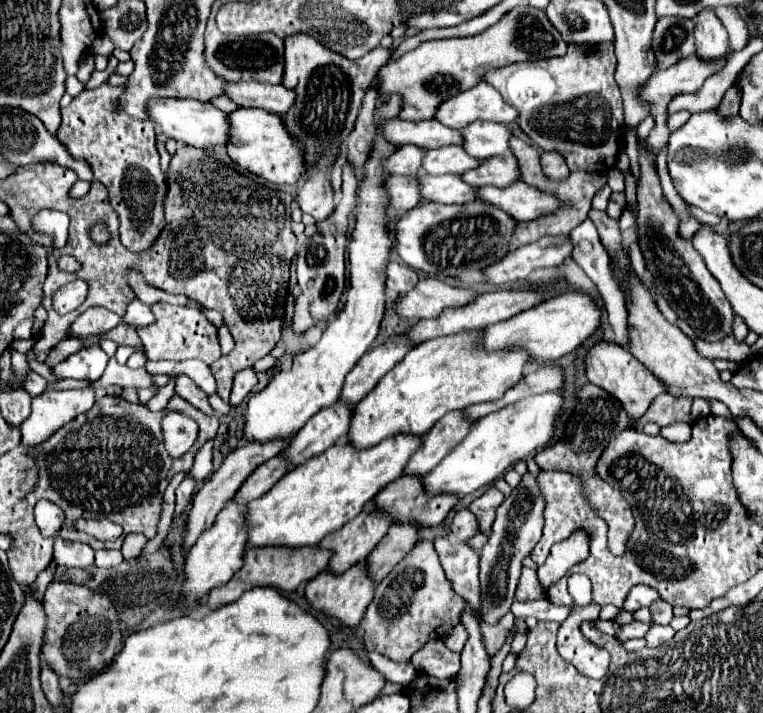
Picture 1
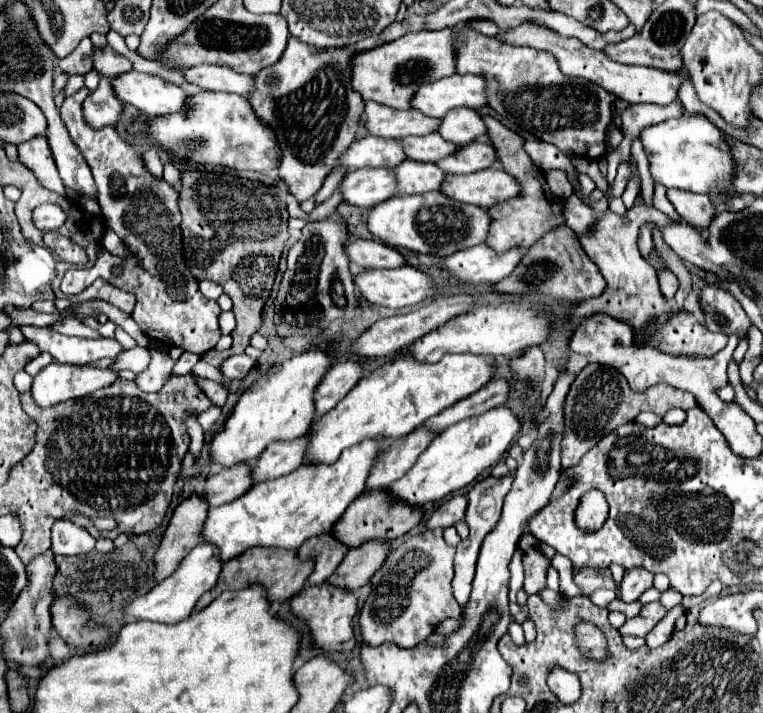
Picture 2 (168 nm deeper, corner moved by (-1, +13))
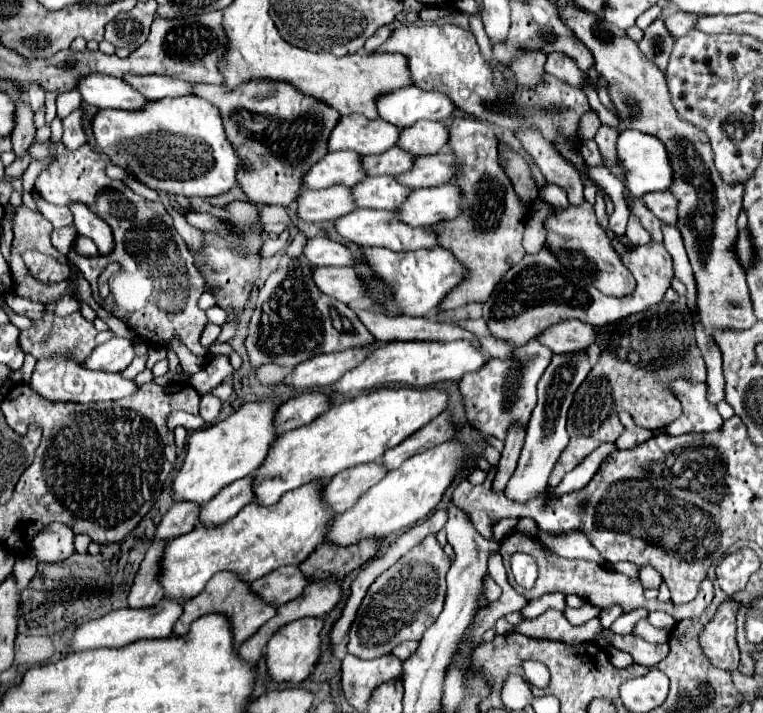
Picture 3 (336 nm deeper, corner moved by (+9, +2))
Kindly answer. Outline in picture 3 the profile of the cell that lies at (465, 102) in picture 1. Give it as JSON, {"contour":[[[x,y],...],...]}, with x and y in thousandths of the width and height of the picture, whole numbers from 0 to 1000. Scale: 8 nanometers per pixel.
{"contour":[[[535,121],[495,135],[493,151],[501,168],[532,180],[548,168],[582,168],[595,154],[595,146],[577,129],[556,129],[545,121]]]}

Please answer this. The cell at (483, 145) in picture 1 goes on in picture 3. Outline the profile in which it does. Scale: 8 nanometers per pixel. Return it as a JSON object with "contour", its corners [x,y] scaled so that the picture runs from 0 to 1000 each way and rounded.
{"contour":[[[550,168],[540,180],[524,182],[524,196],[519,205],[532,208],[532,213],[540,213],[543,219],[556,216],[571,216],[587,196],[587,182],[577,171],[561,171]]]}

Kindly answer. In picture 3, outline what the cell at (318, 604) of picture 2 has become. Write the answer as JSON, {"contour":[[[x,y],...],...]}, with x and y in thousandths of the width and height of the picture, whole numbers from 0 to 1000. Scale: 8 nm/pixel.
{"contour":[[[393,867],[370,878],[349,906],[351,948],[364,959],[370,957],[393,959],[396,954],[401,954],[419,920],[419,884],[422,884],[422,867]]]}

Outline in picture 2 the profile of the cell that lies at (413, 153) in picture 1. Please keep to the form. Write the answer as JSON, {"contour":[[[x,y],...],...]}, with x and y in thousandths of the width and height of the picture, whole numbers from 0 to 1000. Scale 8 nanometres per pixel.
{"contour":[[[474,192],[467,195],[453,215],[446,220],[446,231],[456,234],[456,240],[472,234],[519,234],[532,226],[532,215],[527,215],[527,201],[522,195],[506,198],[503,192]]]}

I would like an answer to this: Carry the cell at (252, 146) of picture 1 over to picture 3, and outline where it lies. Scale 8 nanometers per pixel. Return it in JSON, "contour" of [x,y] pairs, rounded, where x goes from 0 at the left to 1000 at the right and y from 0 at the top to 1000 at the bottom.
{"contour":[[[252,132],[215,137],[181,157],[128,154],[121,165],[121,185],[128,208],[149,233],[168,238],[170,247],[204,269],[275,278],[299,269],[309,258],[315,224],[296,196],[286,151],[267,137]]]}

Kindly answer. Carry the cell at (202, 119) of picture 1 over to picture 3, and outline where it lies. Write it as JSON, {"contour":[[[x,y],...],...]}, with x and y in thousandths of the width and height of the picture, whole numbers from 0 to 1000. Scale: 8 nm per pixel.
{"contour":[[[121,101],[107,107],[100,118],[107,140],[126,151],[157,151],[157,154],[181,154],[194,143],[183,129],[170,123],[160,109],[136,107]]]}

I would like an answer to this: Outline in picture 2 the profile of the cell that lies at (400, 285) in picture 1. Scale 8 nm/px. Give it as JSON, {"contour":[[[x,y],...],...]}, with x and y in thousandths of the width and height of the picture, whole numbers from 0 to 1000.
{"contour":[[[488,335],[456,338],[453,355],[461,369],[477,377],[522,377],[532,369],[529,358],[522,355],[516,346]]]}

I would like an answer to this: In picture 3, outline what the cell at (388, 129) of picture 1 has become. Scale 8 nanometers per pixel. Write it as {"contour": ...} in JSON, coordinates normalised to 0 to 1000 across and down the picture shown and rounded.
{"contour":[[[472,160],[448,163],[430,194],[430,210],[461,210],[472,219],[498,216],[522,196],[522,180],[506,168],[482,168]]]}

